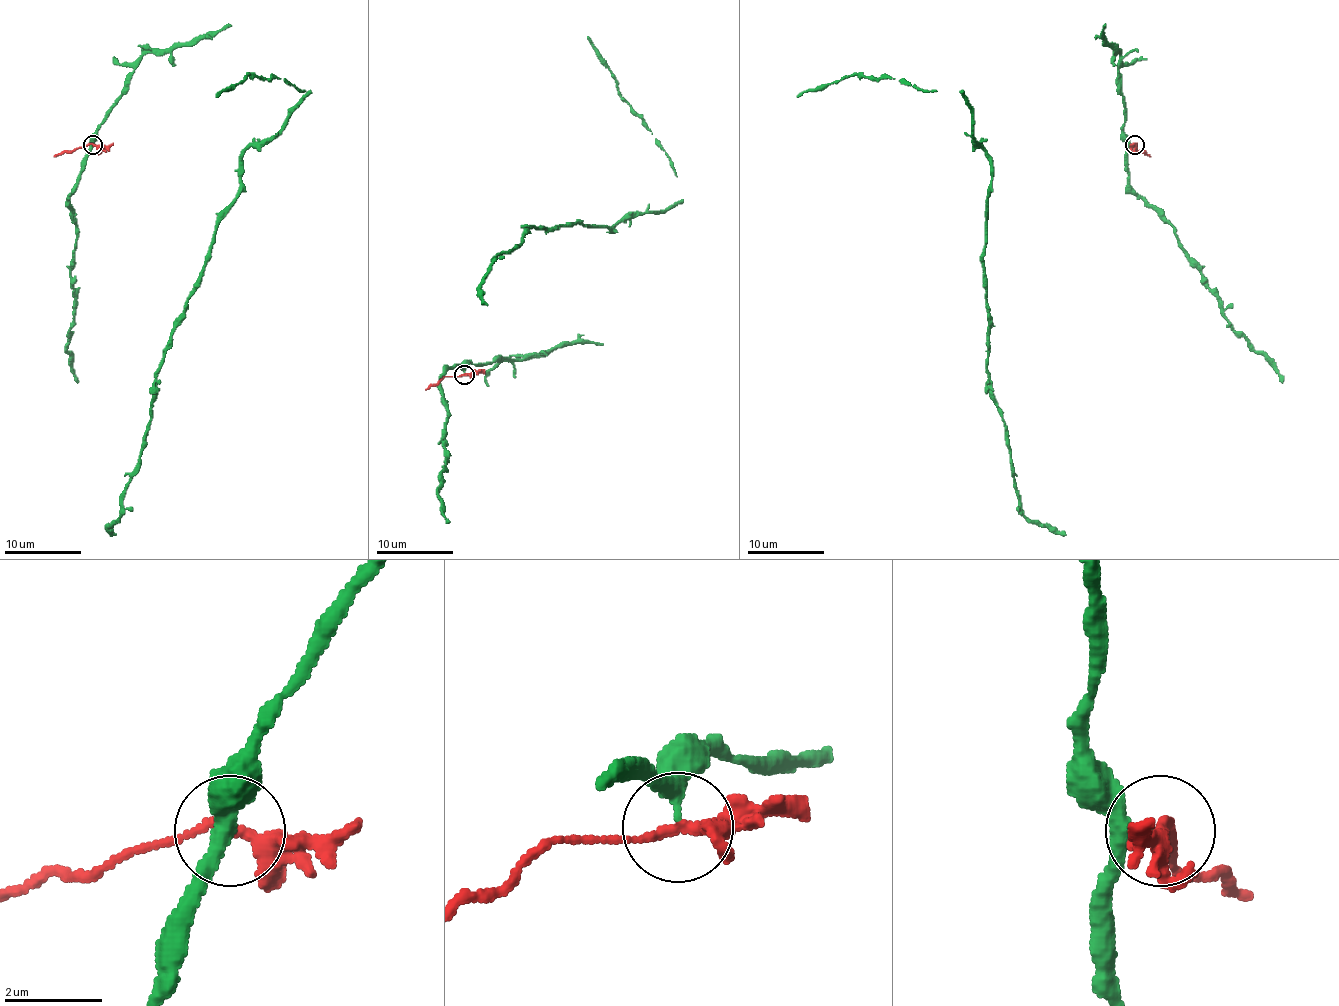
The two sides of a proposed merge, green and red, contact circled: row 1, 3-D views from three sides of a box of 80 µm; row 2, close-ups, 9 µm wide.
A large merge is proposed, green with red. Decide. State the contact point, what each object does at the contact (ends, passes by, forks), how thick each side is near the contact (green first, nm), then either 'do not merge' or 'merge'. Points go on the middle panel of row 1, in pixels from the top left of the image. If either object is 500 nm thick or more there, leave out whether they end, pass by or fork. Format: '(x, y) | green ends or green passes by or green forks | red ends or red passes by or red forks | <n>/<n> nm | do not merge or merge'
(464, 374) | green passes by | red passes by | 280/240 nm | do not merge

